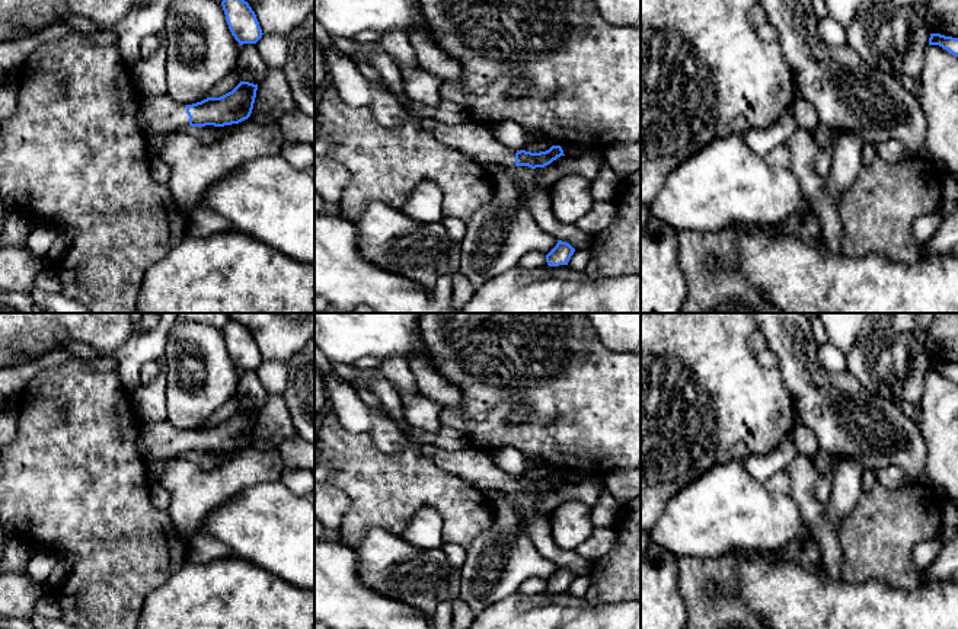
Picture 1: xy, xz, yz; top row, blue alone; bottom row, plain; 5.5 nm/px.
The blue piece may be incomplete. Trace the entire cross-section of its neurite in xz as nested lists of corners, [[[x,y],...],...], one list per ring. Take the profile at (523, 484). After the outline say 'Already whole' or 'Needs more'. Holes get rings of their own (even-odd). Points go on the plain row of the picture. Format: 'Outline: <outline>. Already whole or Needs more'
Outline: [[[323,373],[325,386],[335,414],[342,427],[351,434],[368,434],[383,453],[397,453],[413,448],[429,457],[438,467],[451,472],[472,486],[489,492],[501,491],[545,494],[563,480],[561,472],[546,478],[514,478],[501,470],[492,456],[473,447],[444,450],[432,444],[412,441],[405,435],[395,419],[367,406],[357,390],[336,373]]]. Needs more

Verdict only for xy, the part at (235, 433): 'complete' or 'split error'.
split error

